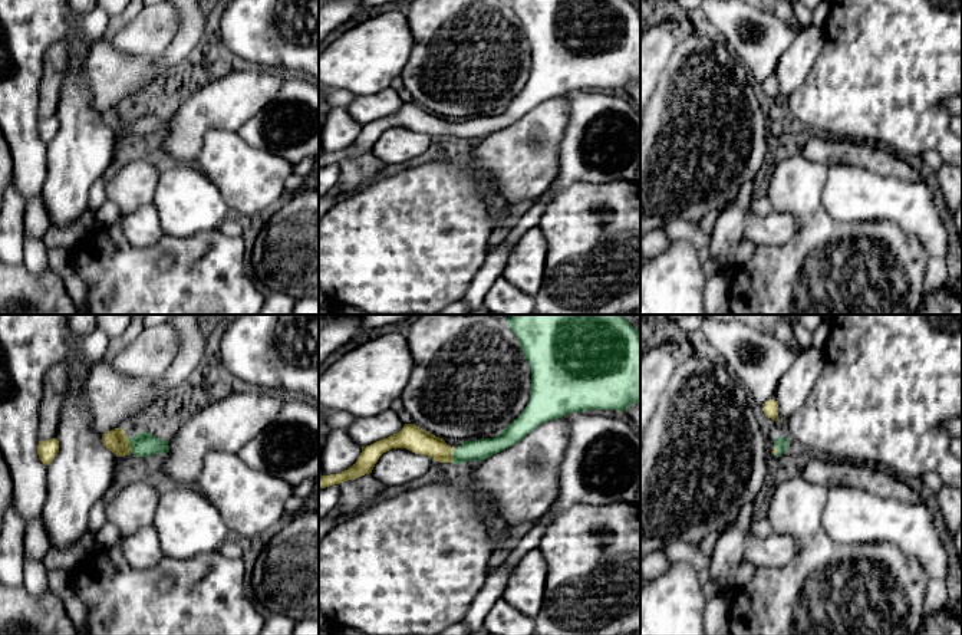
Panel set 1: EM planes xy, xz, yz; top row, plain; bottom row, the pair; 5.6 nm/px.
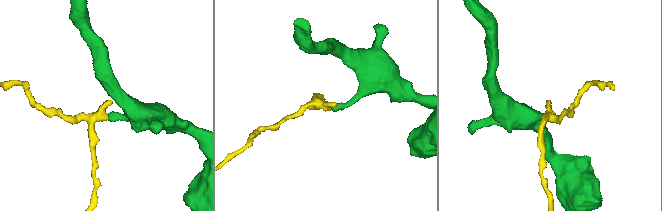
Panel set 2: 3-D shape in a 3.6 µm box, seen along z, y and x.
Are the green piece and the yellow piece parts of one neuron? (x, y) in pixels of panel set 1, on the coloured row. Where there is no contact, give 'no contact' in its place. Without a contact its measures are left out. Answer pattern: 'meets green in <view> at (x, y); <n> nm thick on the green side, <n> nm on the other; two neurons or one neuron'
meets green in xy at (131, 446); 140 nm thick on the green side, 120 nm on the other; one neuron

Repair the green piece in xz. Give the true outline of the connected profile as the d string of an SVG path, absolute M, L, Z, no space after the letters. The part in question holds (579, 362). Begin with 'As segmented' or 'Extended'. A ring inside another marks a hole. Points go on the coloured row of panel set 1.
Extended. M510 315L507 323L531 366L530 401L517 420L492 438L464 441L458 448L415 424L405 424L399 432L362 447L356 463L347 470L322 476L319 490L372 473L379 457L392 448L406 448L439 463L459 465L465 461L482 461L517 444L538 425L571 412L625 412L632 404L640 405L640 330L622 315Z

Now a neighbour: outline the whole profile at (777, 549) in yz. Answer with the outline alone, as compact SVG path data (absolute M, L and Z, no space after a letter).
M748 530L744 539L742 560L755 567L784 566L794 559L797 553L795 542L785 533L772 532L767 539L758 539Z

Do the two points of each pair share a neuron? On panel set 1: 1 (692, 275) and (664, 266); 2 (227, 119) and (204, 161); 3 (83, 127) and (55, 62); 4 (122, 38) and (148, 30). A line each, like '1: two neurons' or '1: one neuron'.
1: one neuron
2: two neurons
3: two neurons
4: one neuron

